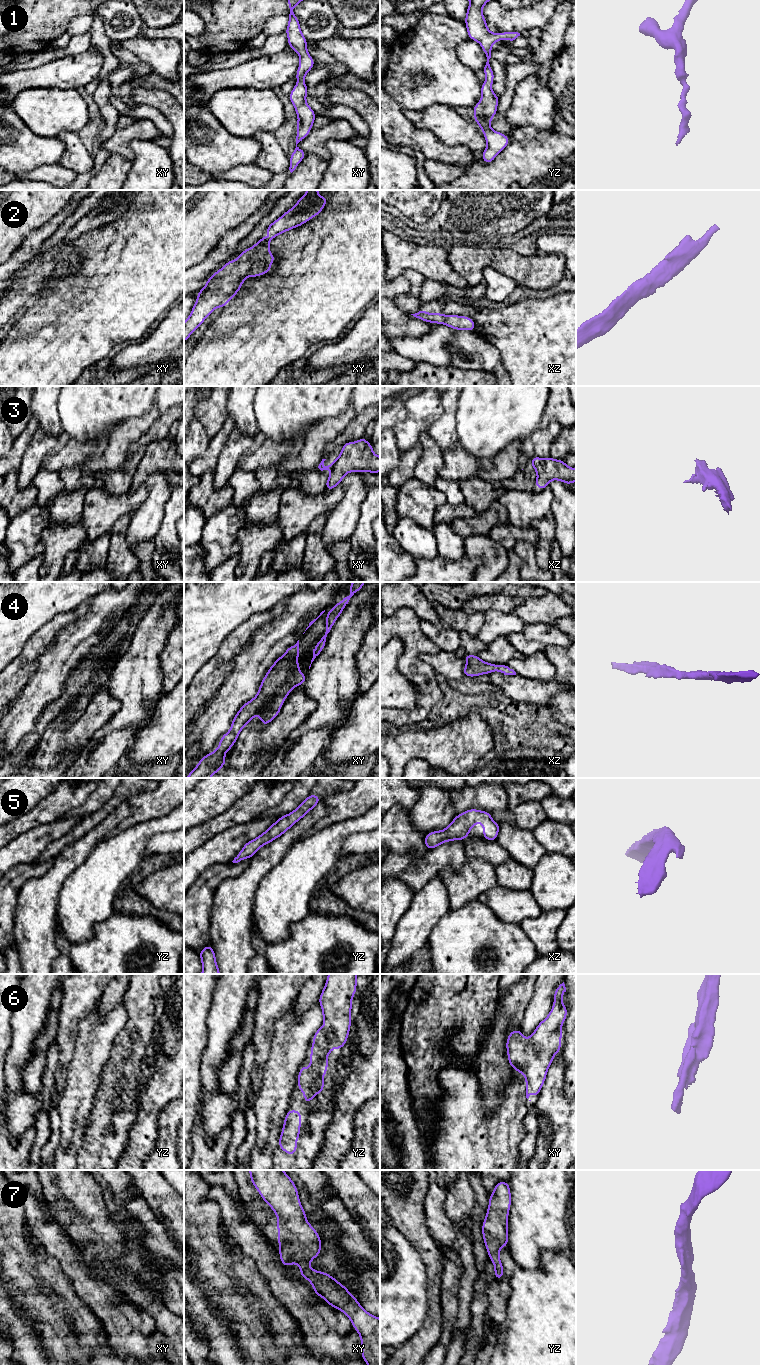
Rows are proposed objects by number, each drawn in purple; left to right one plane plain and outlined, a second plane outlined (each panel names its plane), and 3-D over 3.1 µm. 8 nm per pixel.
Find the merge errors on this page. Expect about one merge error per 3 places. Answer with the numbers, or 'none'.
3

